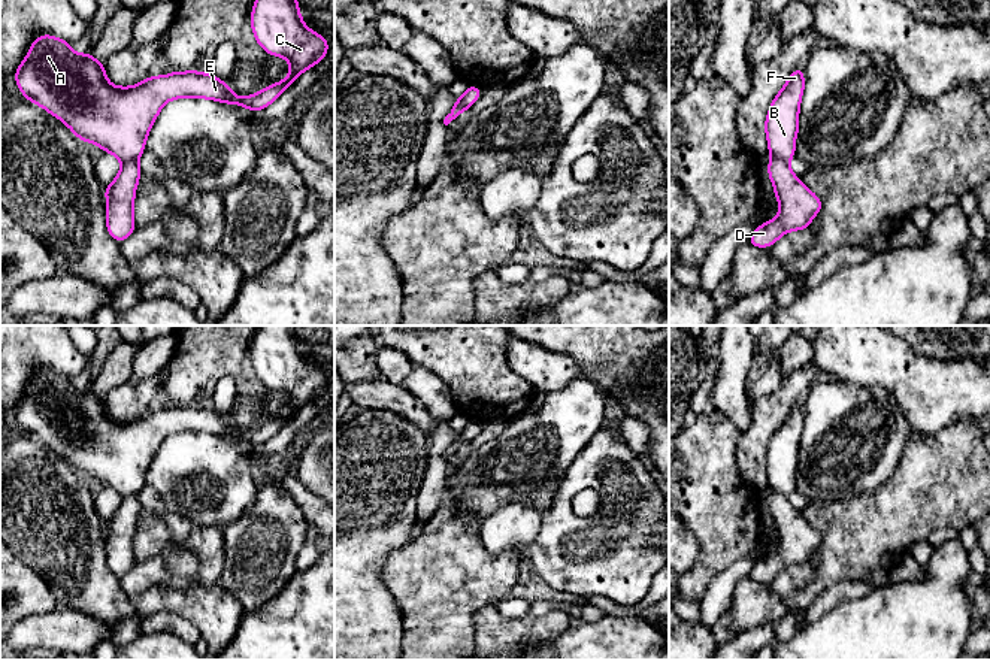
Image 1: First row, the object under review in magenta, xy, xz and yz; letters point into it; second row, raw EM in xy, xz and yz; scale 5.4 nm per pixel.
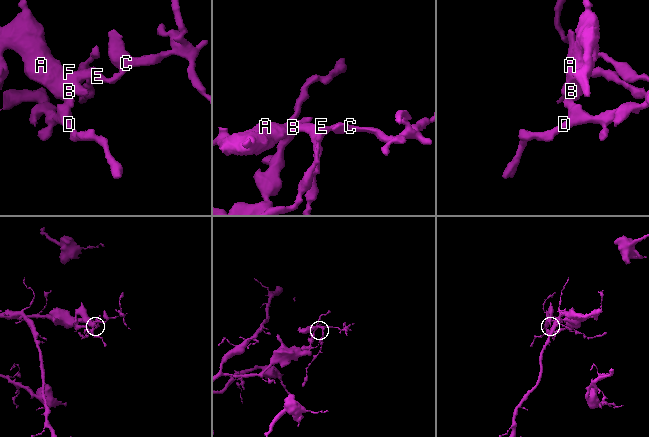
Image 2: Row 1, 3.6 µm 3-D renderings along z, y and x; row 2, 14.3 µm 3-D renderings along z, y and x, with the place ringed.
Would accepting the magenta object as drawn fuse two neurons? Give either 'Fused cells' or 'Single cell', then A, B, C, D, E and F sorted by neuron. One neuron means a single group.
Fused cells. Groups: A B C E F / D

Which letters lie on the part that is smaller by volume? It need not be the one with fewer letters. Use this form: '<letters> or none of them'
A, B, C, E, F

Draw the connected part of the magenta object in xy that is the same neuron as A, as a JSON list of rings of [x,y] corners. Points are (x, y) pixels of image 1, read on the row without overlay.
[[[258,326],[257,329],[251,346],[254,372],[264,387],[287,393],[291,406],[281,417],[272,418],[252,430],[237,432],[225,415],[199,405],[175,405],[170,409],[148,411],[133,421],[113,421],[105,408],[105,397],[99,397],[91,390],[91,385],[76,388],[70,382],[70,376],[51,369],[42,369],[33,375],[25,394],[13,408],[16,421],[28,436],[36,438],[63,455],[82,476],[97,479],[115,490],[122,499],[137,494],[145,485],[148,467],[166,436],[197,432],[239,439],[257,446],[273,438],[305,405],[314,402],[329,388],[327,373],[305,360],[296,327]]]

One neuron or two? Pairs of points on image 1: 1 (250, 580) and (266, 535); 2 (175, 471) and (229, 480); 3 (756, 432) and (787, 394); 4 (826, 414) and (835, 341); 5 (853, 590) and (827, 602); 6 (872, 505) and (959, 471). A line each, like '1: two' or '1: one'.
1: one
2: one
3: one
4: two
5: one
6: one

